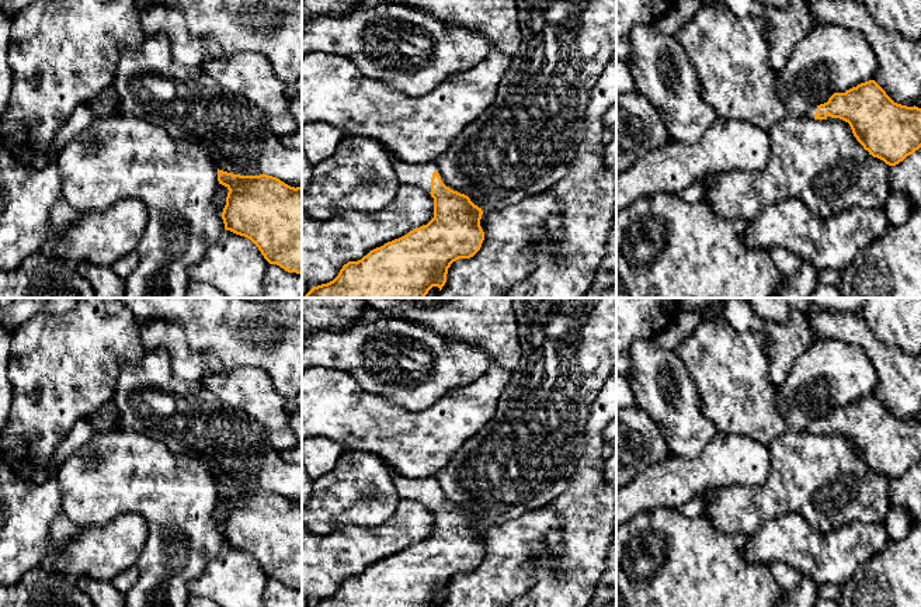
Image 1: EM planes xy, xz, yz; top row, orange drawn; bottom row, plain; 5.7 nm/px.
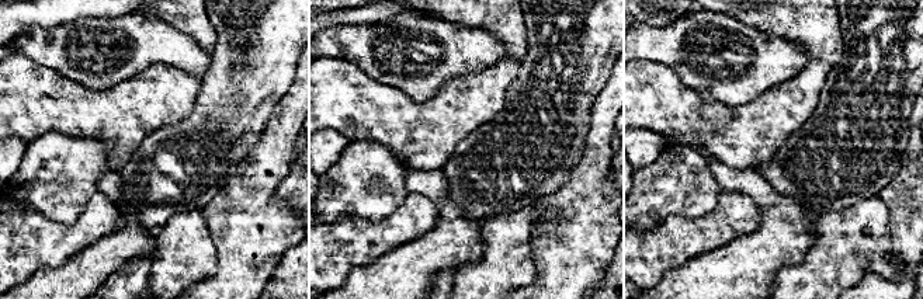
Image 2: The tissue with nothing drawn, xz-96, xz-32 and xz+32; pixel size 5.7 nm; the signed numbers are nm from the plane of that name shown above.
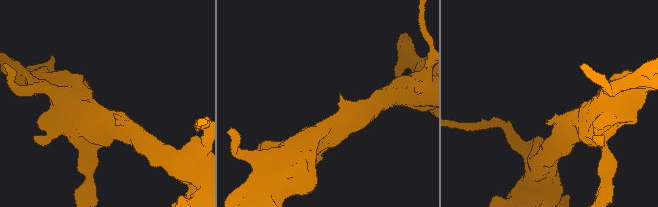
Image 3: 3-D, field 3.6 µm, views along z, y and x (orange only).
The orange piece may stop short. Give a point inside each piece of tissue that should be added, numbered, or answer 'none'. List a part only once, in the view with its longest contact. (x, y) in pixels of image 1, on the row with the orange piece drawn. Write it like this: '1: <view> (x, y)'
1: xz (419, 176)

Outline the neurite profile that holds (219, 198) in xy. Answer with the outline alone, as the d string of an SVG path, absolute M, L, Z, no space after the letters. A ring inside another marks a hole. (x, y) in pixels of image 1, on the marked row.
M219 184L213 195L213 205L216 207L220 218L222 218L223 208L226 205L227 192L229 192L227 187Z

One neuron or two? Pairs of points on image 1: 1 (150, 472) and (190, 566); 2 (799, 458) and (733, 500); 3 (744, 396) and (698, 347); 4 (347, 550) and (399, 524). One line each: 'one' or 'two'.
1: one
2: one
3: one
4: one

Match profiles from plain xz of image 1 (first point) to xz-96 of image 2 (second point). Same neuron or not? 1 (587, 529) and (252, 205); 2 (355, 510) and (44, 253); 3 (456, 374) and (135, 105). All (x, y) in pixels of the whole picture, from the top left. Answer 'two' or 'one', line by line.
1: one
2: two
3: two

